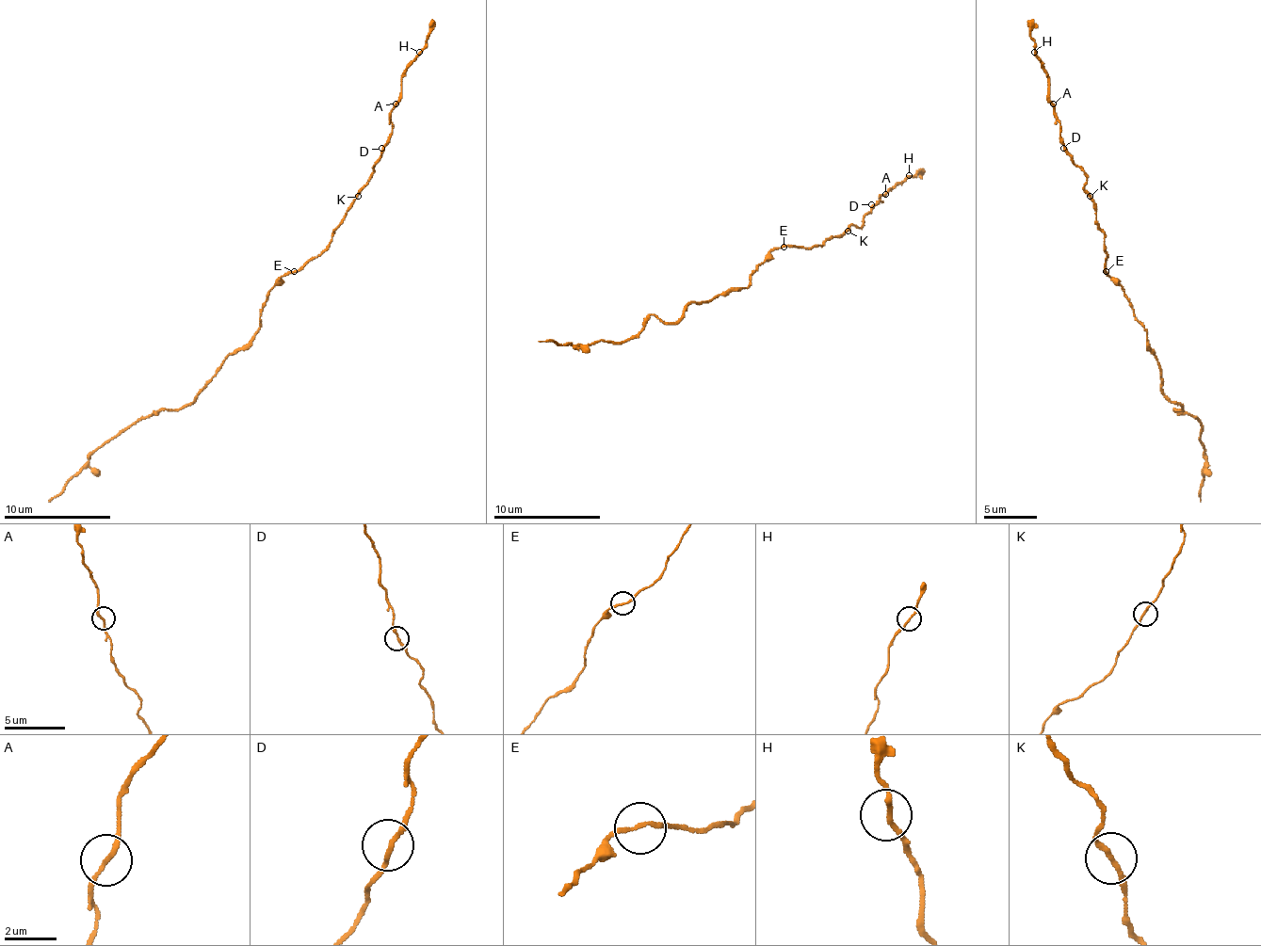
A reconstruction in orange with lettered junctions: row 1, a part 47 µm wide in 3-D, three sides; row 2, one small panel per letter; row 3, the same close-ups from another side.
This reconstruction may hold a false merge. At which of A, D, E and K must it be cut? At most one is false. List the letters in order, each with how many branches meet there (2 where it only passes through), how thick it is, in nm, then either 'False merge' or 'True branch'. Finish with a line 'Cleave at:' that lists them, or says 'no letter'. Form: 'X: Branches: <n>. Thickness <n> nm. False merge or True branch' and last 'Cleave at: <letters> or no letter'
A: Branches: 2. Thickness 180 nm. False merge
D: Branches: 2. Thickness 190 nm. True branch
E: Branches: 2. Thickness 160 nm. True branch
K: Branches: 2. Thickness 170 nm. True branch
Cleave at: A

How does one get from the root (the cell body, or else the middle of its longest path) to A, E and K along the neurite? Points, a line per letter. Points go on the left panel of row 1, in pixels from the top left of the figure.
A: (269, 290), (329, 244), (387, 146), (396, 103)
E: (269, 290), (294, 271)
K: (269, 290), (282, 277), (299, 271), (329, 244), (333, 228), (358, 196)

